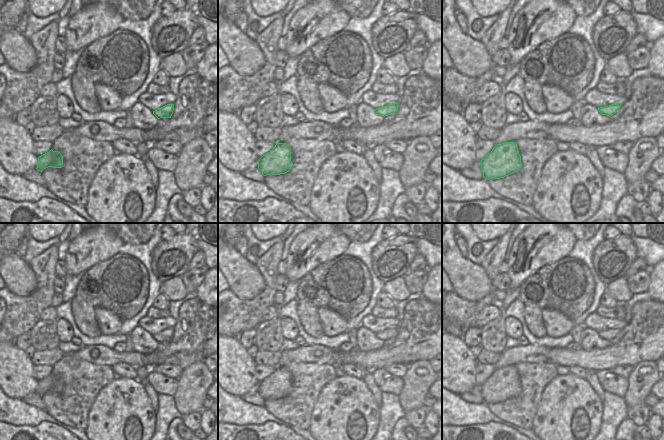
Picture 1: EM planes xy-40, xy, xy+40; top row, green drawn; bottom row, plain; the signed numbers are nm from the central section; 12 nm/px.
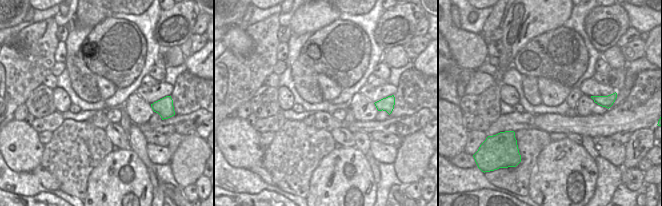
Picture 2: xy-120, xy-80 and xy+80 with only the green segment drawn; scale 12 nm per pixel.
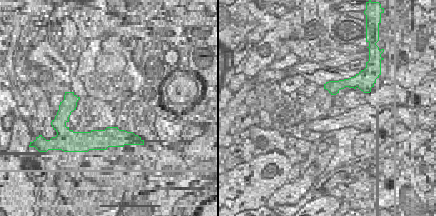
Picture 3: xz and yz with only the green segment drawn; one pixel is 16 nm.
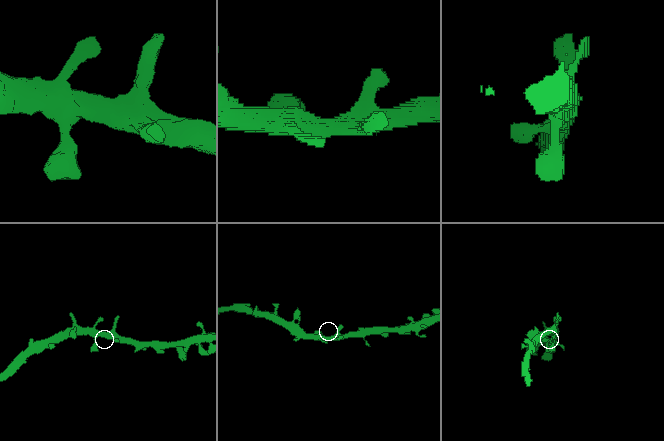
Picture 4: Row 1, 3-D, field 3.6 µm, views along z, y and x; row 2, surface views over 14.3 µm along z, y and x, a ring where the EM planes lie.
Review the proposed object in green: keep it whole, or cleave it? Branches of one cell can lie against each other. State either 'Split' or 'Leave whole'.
Leave whole.

